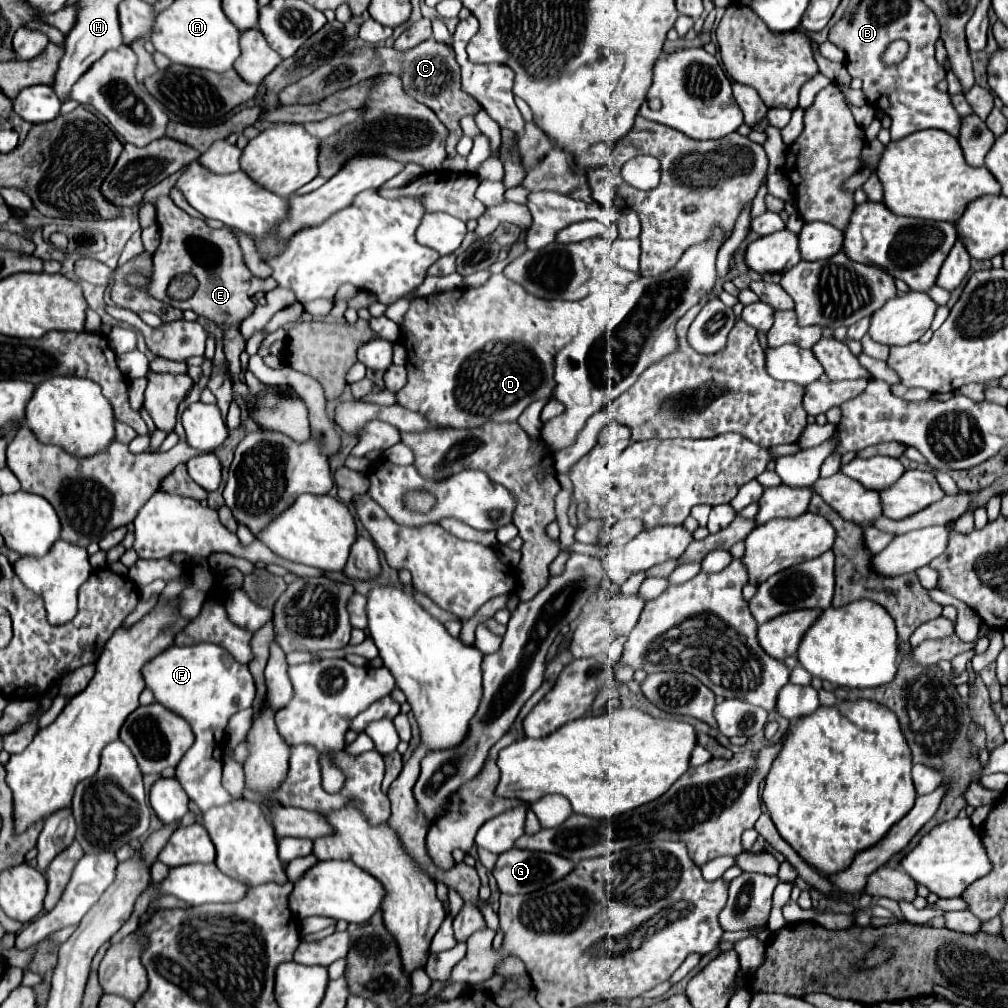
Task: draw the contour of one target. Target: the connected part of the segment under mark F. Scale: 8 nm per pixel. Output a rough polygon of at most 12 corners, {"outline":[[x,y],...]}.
{"outline":[[169,646],[143,668],[195,744],[175,770],[201,812],[223,788],[229,718],[249,708],[249,668],[221,646]]}

